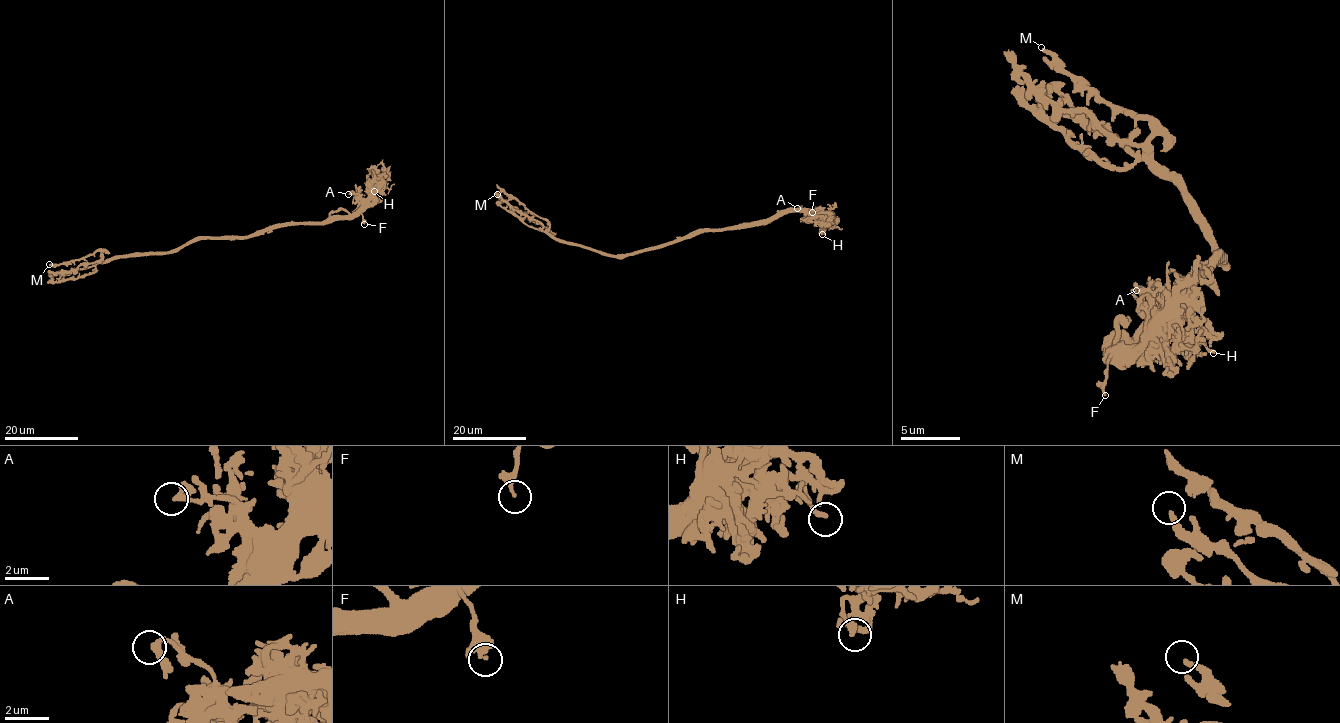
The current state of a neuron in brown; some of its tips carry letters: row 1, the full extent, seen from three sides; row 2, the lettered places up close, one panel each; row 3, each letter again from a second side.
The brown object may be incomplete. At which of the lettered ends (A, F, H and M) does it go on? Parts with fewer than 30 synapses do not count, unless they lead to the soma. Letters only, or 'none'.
none

